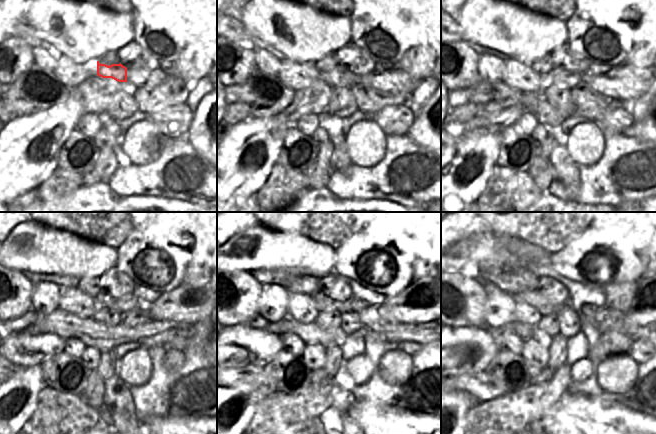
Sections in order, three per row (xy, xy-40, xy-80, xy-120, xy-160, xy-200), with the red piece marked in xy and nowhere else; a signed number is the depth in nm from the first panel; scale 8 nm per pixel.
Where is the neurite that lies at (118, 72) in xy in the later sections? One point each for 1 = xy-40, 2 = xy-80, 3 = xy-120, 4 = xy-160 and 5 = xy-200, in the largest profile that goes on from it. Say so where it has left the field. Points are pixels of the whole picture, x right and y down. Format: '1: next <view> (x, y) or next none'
1: next xy-40 (339, 77)
2: next xy-80 (562, 78)
3: next xy-120 (129, 302)
4: next xy-160 (351, 305)
5: next xy-200 (589, 311)

